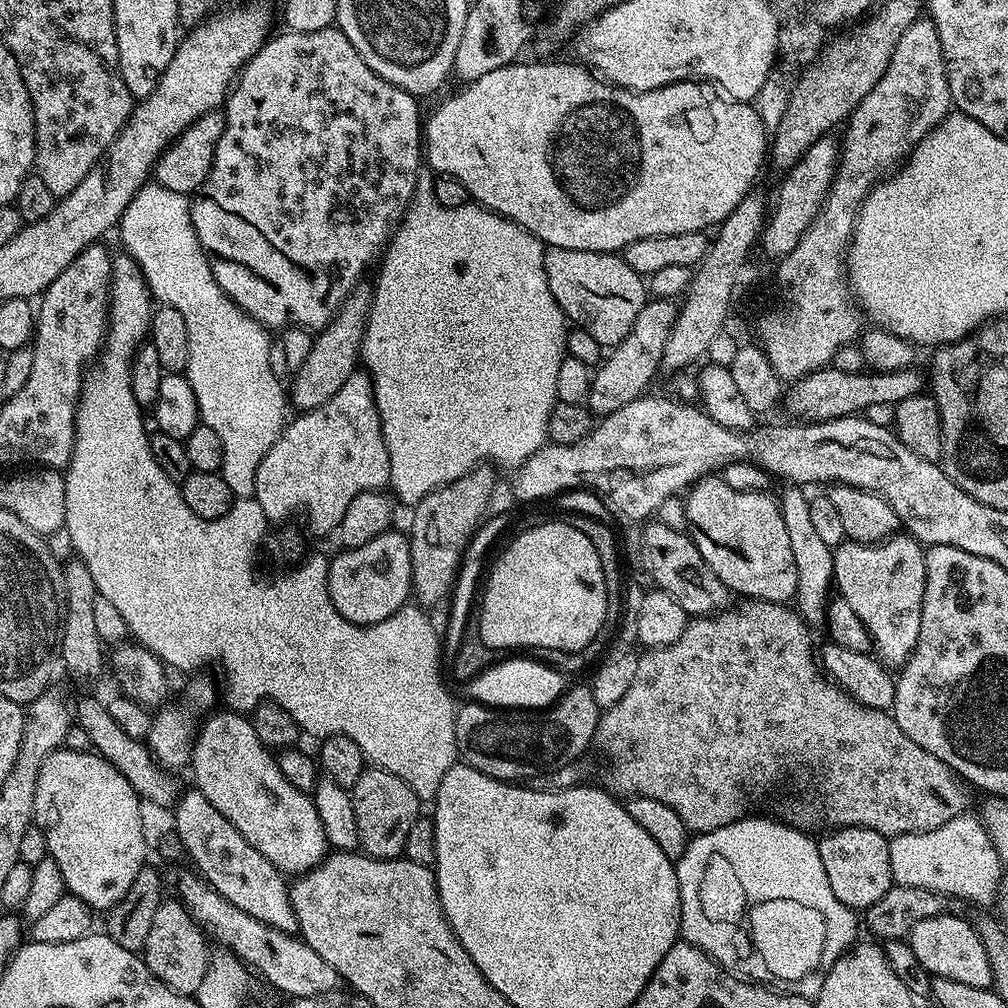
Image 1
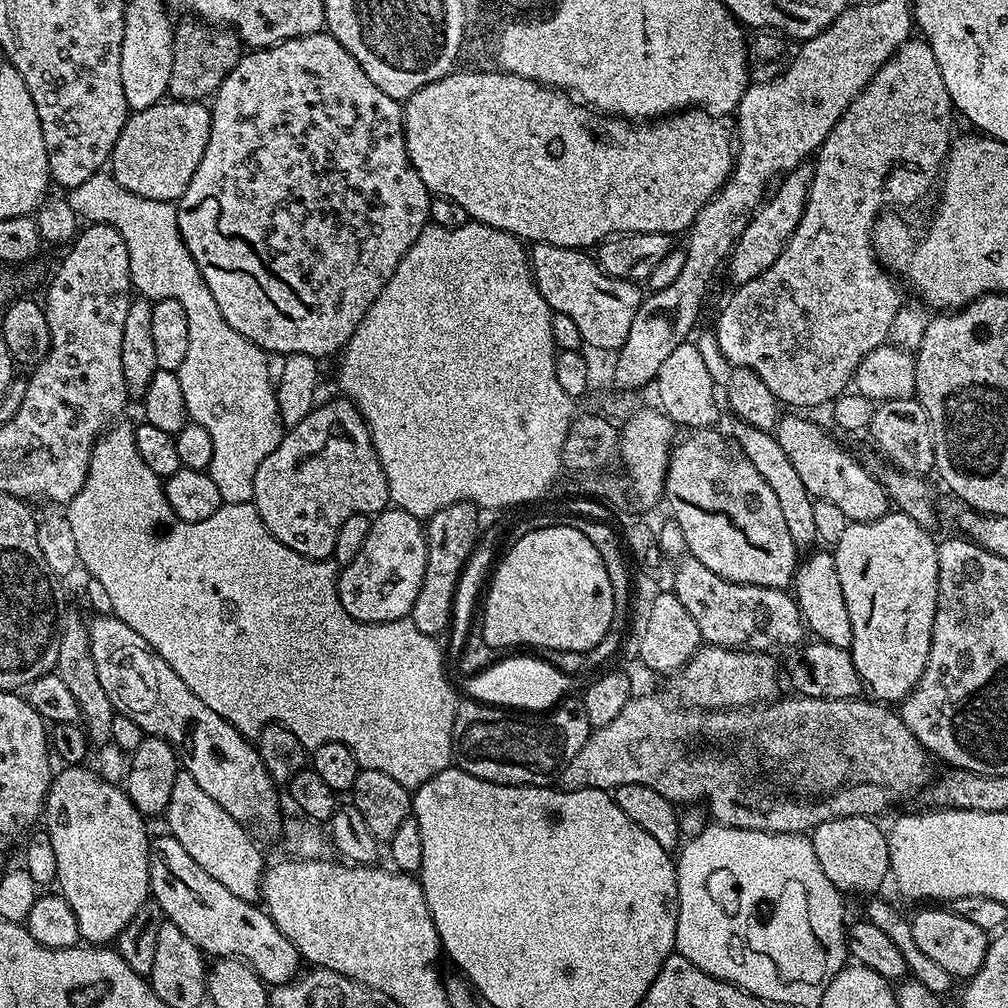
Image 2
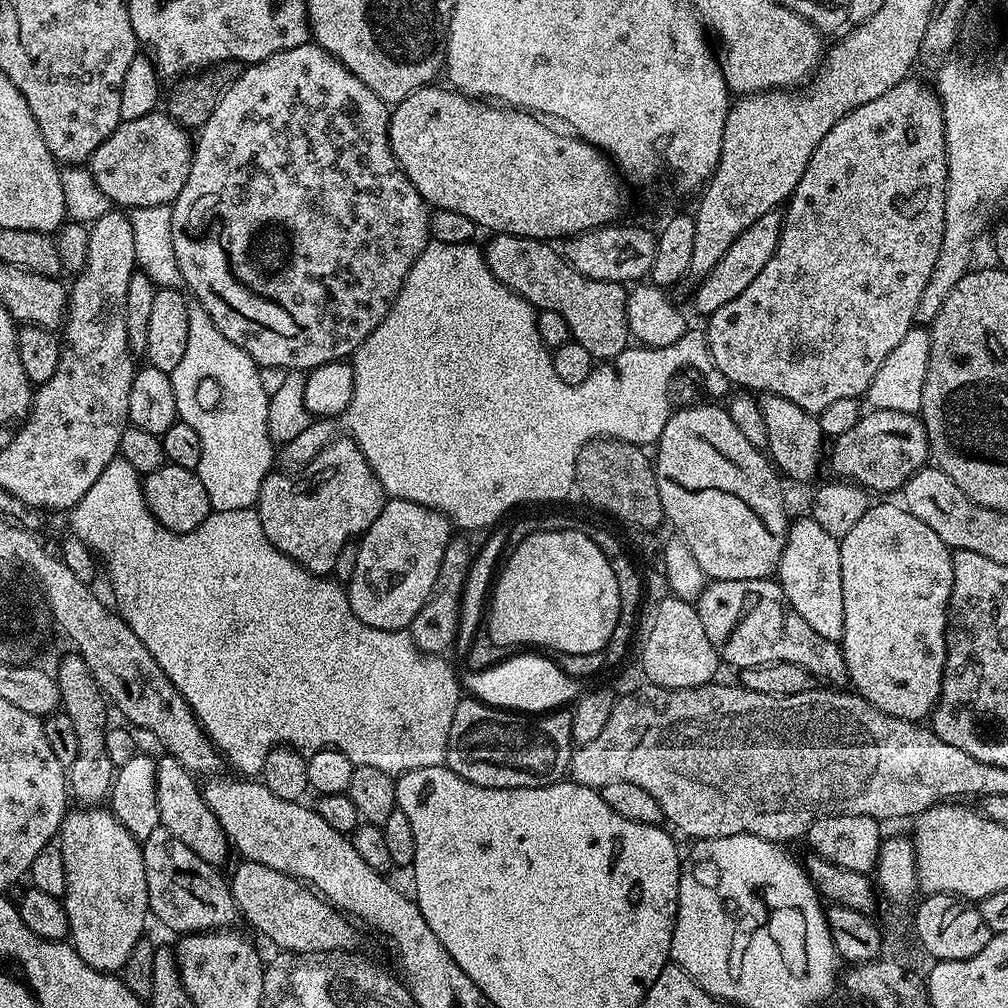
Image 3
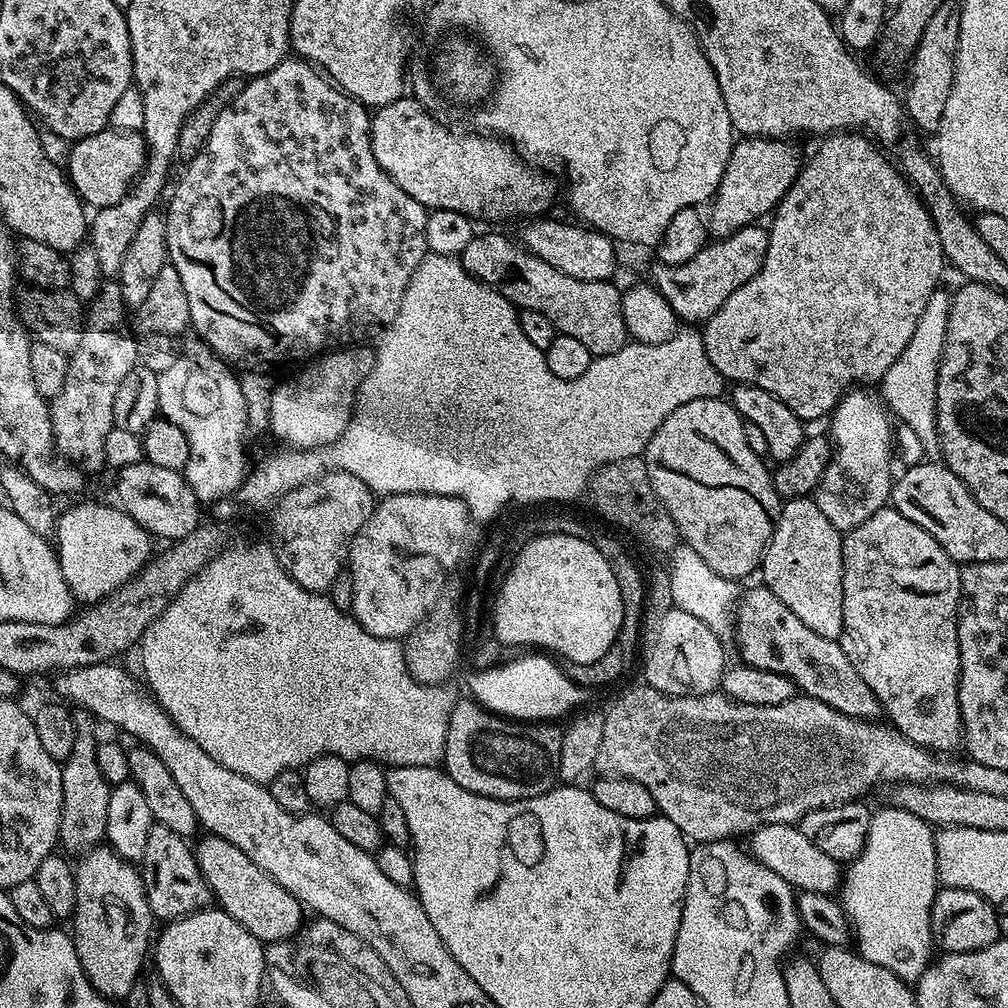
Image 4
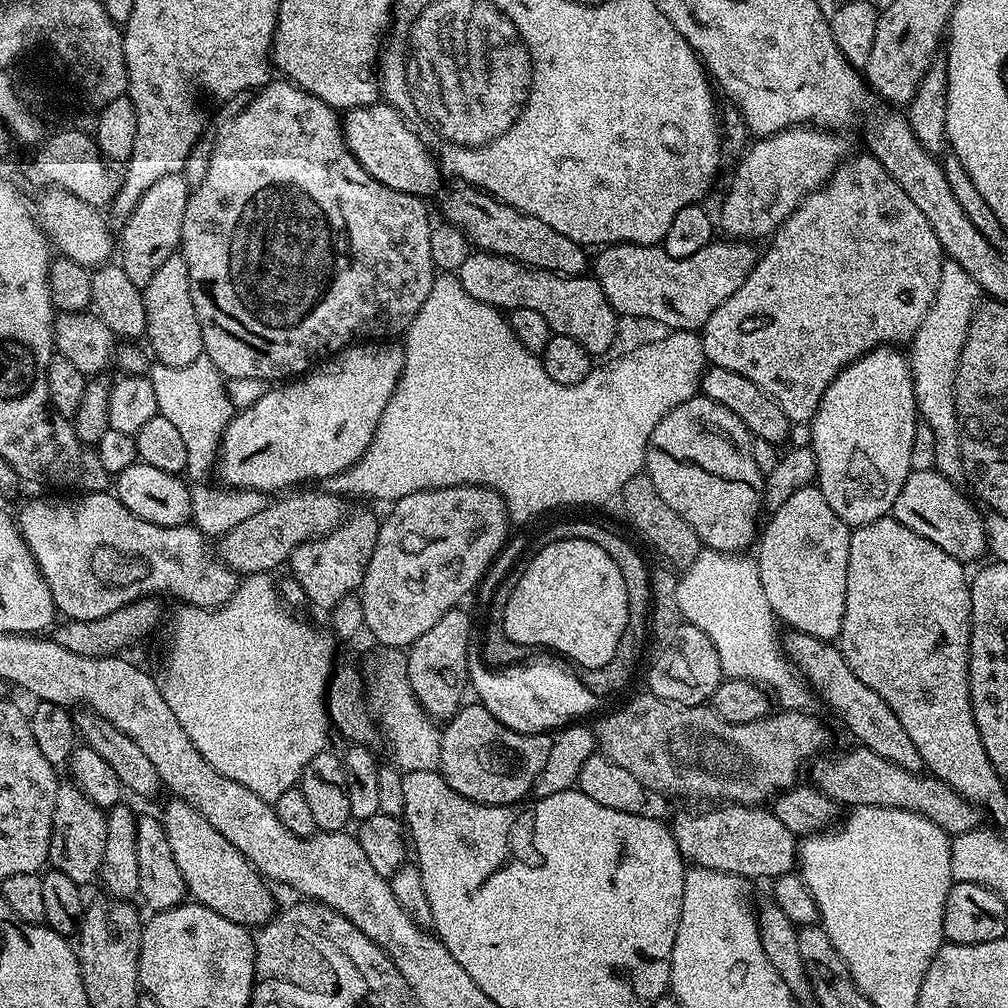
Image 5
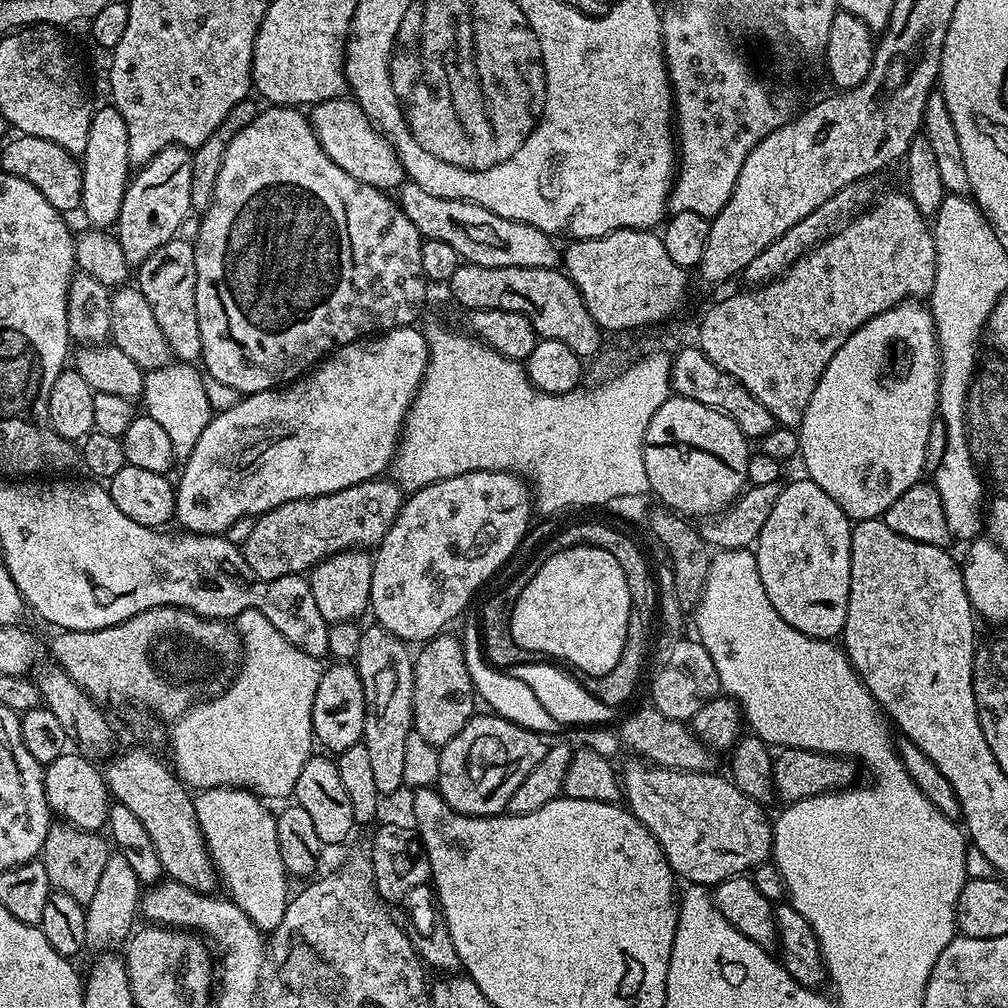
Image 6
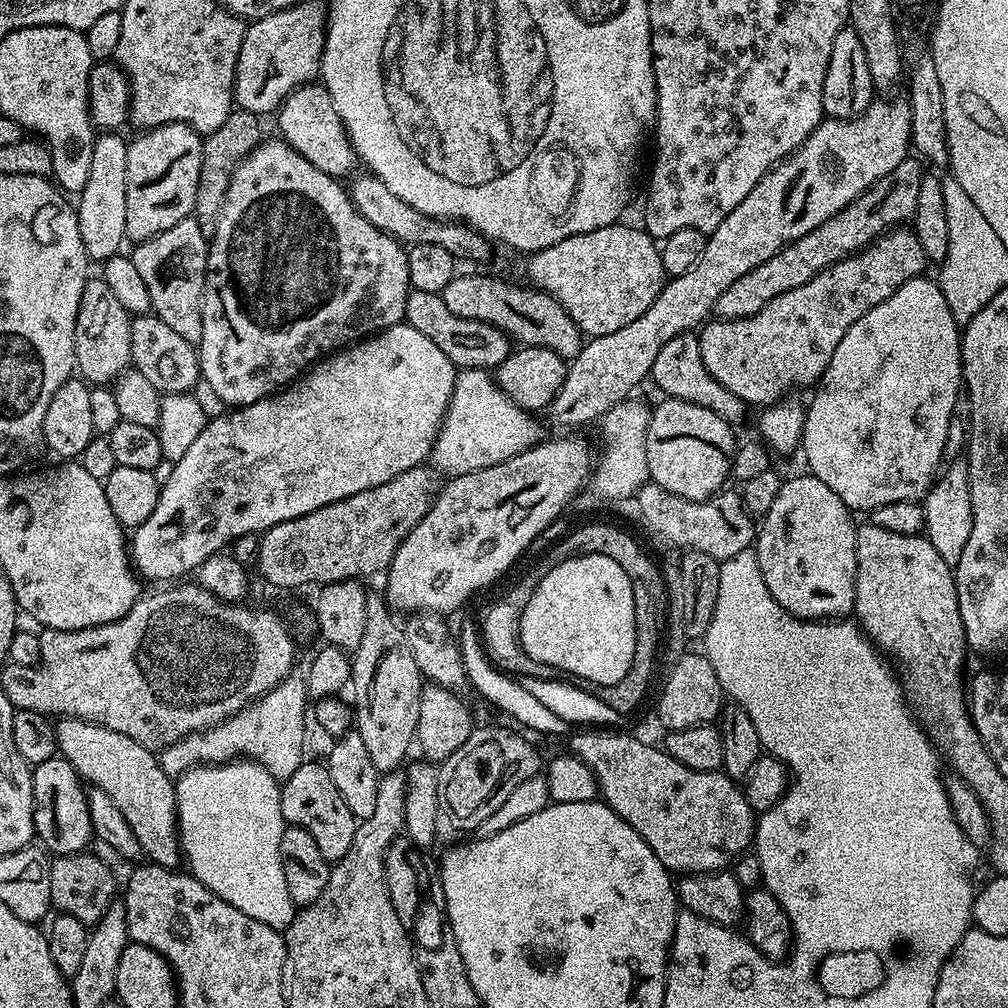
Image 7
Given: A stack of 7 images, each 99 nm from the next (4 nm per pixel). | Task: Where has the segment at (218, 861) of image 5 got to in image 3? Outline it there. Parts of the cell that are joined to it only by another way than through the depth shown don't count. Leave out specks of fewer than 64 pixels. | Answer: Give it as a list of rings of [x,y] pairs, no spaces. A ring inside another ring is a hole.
[[[244,860],[230,875],[232,897],[239,915],[244,916],[269,940],[277,944],[277,949],[297,954],[315,954],[317,952],[337,952],[348,950],[352,945],[352,928],[349,917],[338,908],[333,908],[323,896],[317,894],[309,885],[299,881],[287,872],[279,872],[265,864],[253,860]]]

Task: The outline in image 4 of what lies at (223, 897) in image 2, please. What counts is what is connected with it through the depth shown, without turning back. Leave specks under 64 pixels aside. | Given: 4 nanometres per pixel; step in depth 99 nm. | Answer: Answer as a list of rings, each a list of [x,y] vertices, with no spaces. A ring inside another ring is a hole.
[[[153,823],[150,838],[146,838],[142,875],[148,905],[157,921],[176,920],[185,915],[186,910],[199,909],[213,899],[212,891],[208,889],[196,864],[196,856],[189,841],[161,824]]]

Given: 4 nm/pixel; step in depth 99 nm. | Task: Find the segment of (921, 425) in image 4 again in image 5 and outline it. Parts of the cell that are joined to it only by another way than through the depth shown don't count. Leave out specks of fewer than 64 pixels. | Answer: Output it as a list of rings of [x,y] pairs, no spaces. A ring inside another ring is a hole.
[[[945,259],[934,302],[930,310],[926,310],[926,318],[922,318],[922,326],[918,326],[910,341],[910,347],[912,347],[910,363],[916,395],[916,410],[919,419],[923,423],[925,420],[929,430],[932,431],[932,456],[936,459],[935,471],[949,478],[960,478],[964,475],[954,378],[960,355],[966,346],[972,316],[976,313],[981,300],[982,293],[974,278],[970,278],[970,274],[966,274],[966,270],[962,270],[958,262]]]

